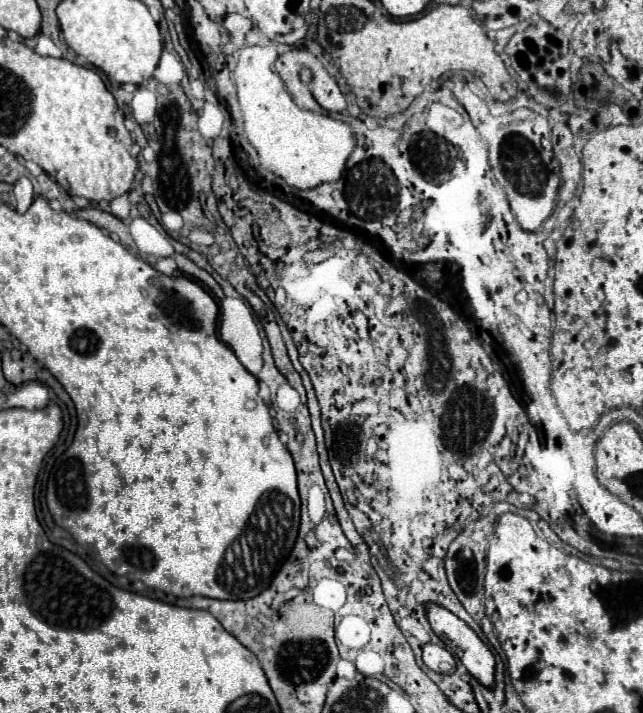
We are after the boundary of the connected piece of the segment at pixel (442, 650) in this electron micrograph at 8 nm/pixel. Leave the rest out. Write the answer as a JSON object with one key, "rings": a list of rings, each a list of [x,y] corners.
{"rings":[[[428,643],[428,645],[424,645],[422,659],[424,659],[424,665],[436,673],[454,673],[456,671],[456,659],[446,647]]]}

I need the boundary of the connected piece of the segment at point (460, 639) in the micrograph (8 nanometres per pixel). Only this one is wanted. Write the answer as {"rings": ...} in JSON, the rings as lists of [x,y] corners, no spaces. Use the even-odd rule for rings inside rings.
{"rings":[[[428,603],[426,613],[434,633],[462,661],[468,673],[476,677],[476,681],[480,681],[484,687],[492,689],[496,661],[490,649],[480,641],[480,637],[462,619],[440,605]]]}

